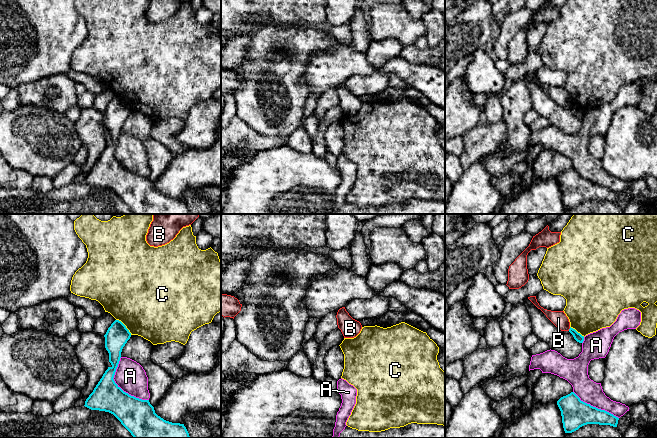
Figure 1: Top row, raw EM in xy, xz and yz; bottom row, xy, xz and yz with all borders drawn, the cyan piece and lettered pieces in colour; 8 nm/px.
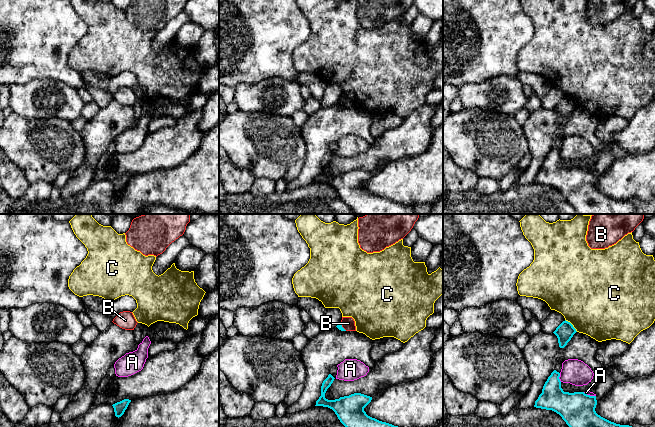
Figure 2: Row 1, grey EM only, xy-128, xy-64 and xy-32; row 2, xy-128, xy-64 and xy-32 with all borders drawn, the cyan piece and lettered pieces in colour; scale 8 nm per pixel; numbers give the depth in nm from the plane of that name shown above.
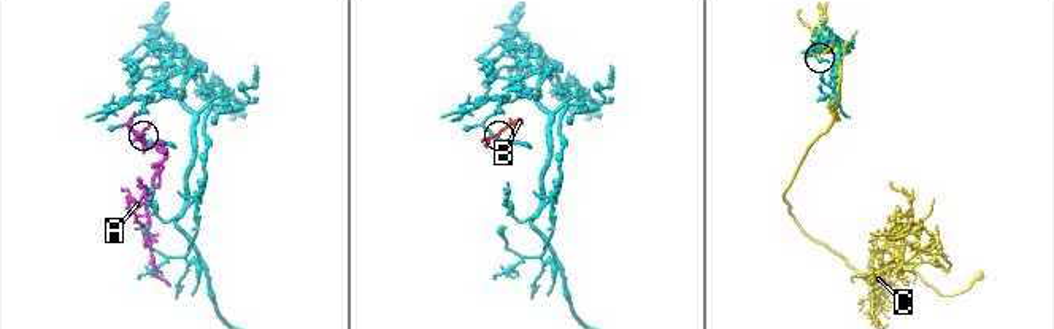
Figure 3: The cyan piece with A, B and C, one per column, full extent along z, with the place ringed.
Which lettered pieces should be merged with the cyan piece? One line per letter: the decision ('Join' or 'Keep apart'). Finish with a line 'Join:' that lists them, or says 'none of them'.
A: Keep apart
B: Keep apart
C: Keep apart
Join: none of them

